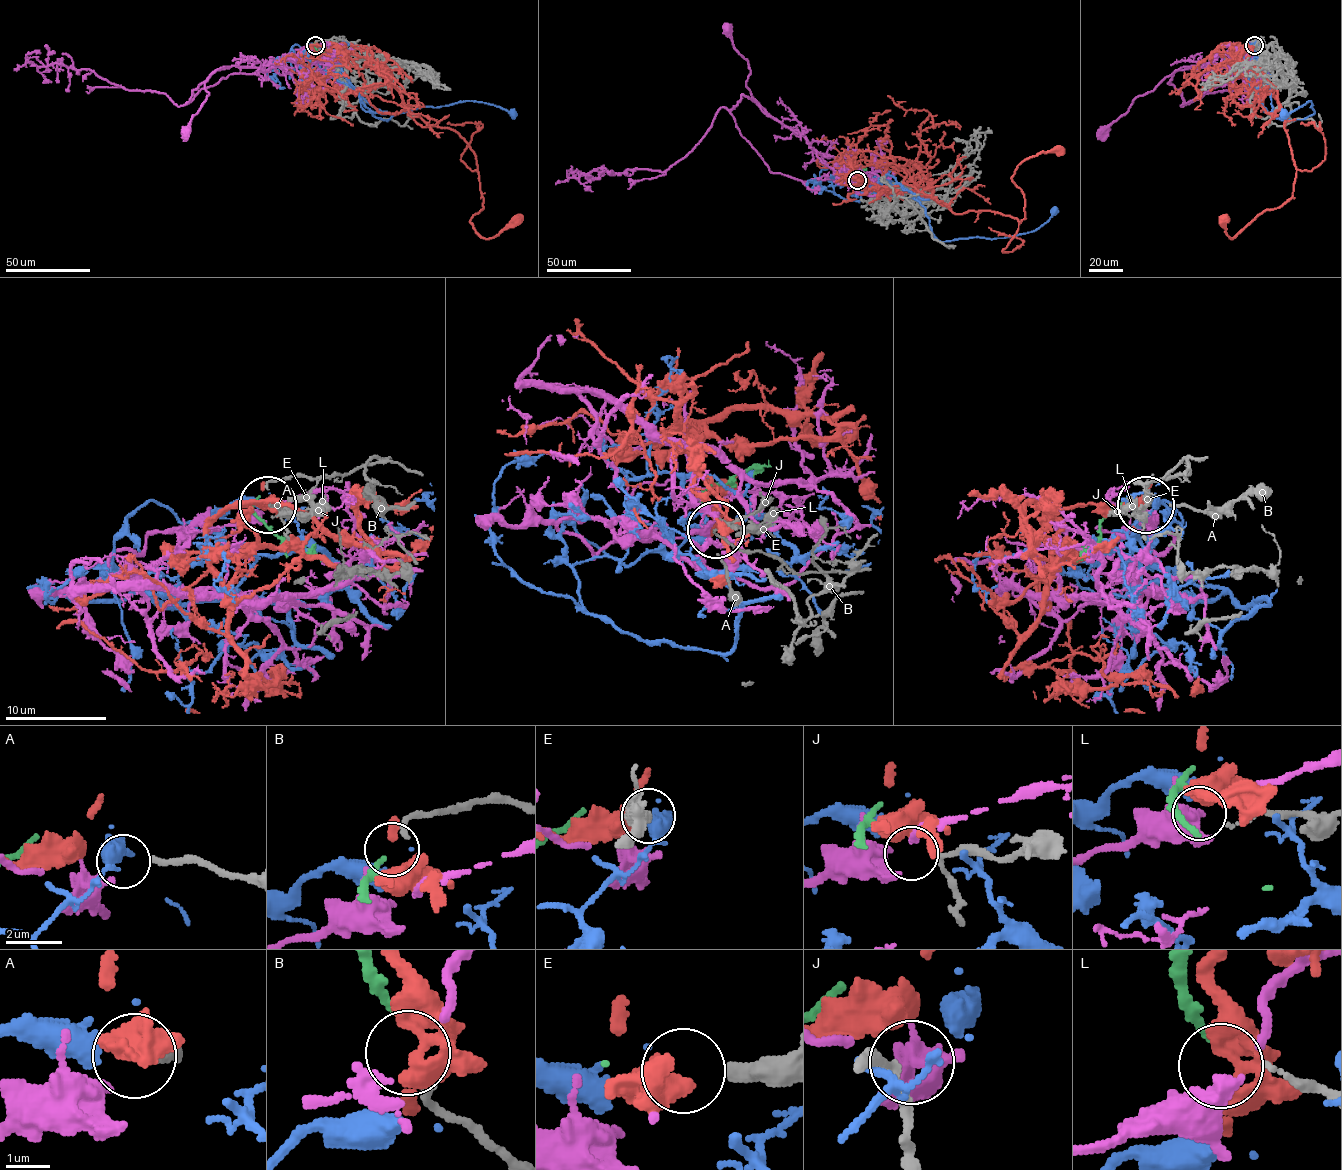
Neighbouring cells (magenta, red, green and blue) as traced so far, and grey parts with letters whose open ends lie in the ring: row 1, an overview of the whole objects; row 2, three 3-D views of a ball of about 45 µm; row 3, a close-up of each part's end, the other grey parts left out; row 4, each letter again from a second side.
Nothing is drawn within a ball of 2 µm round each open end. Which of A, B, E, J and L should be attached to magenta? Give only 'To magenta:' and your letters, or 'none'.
To magenta: J

